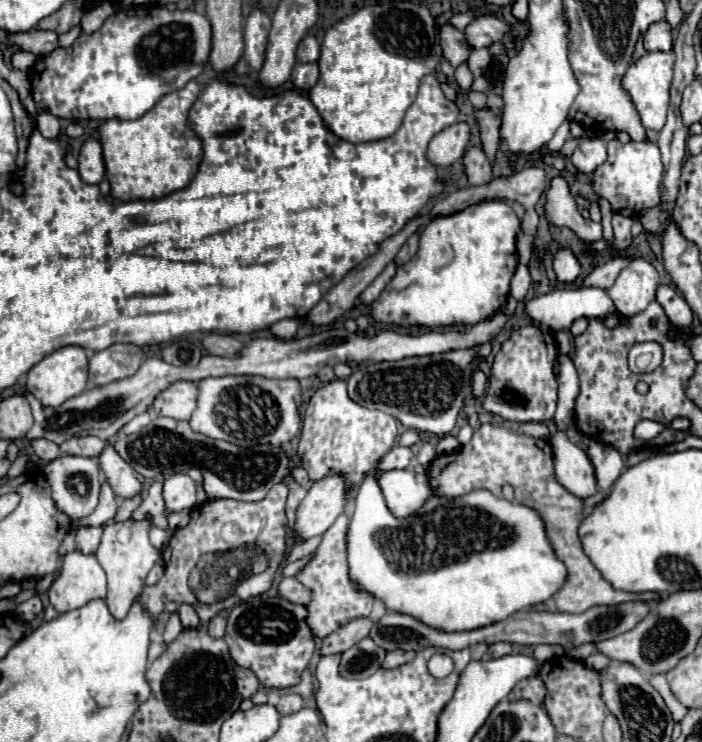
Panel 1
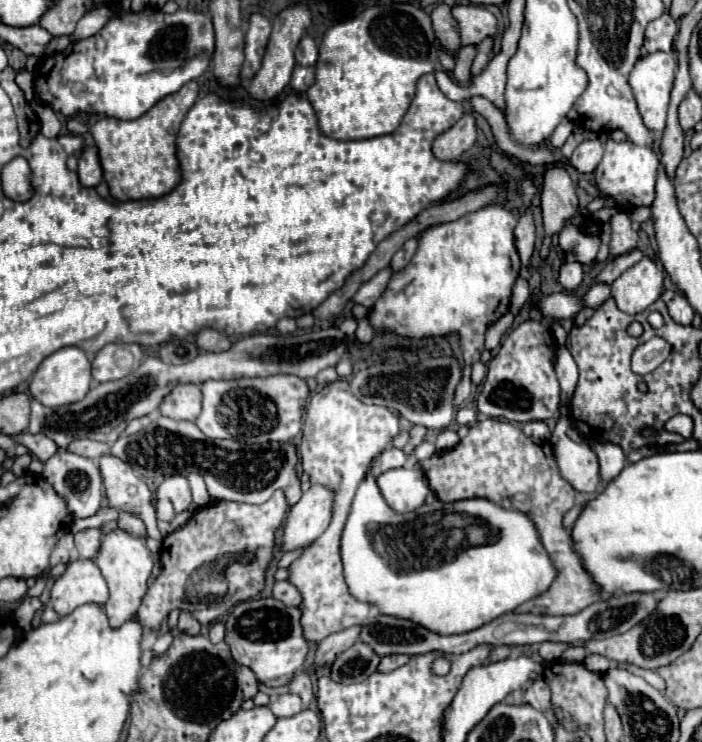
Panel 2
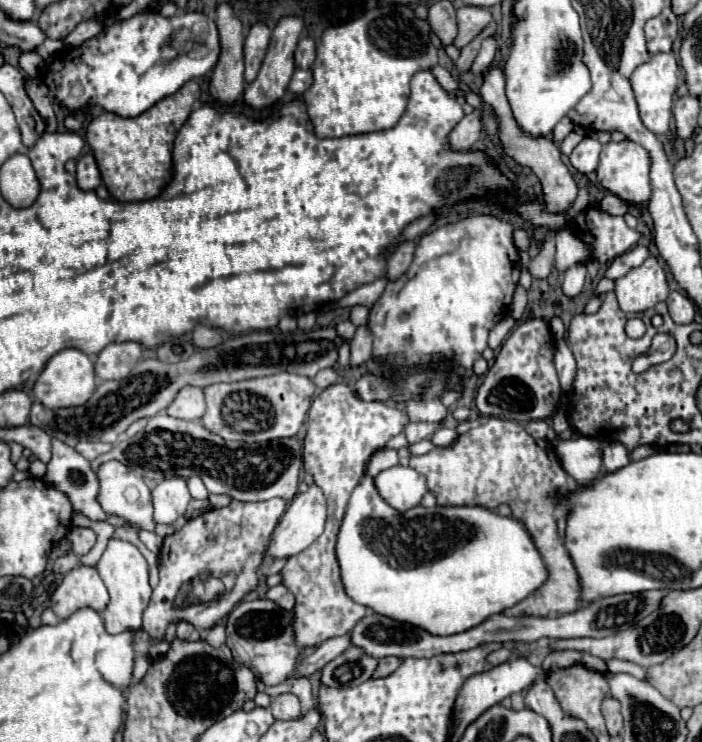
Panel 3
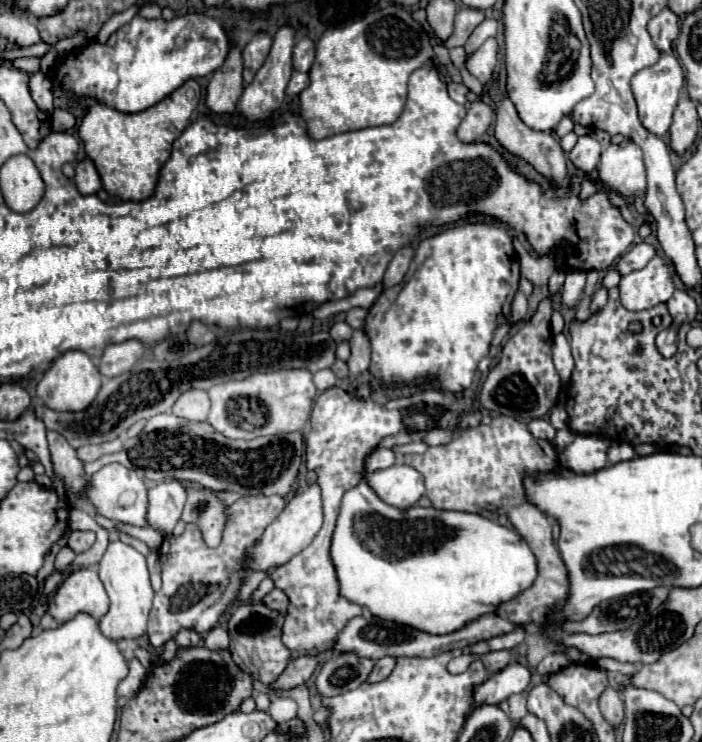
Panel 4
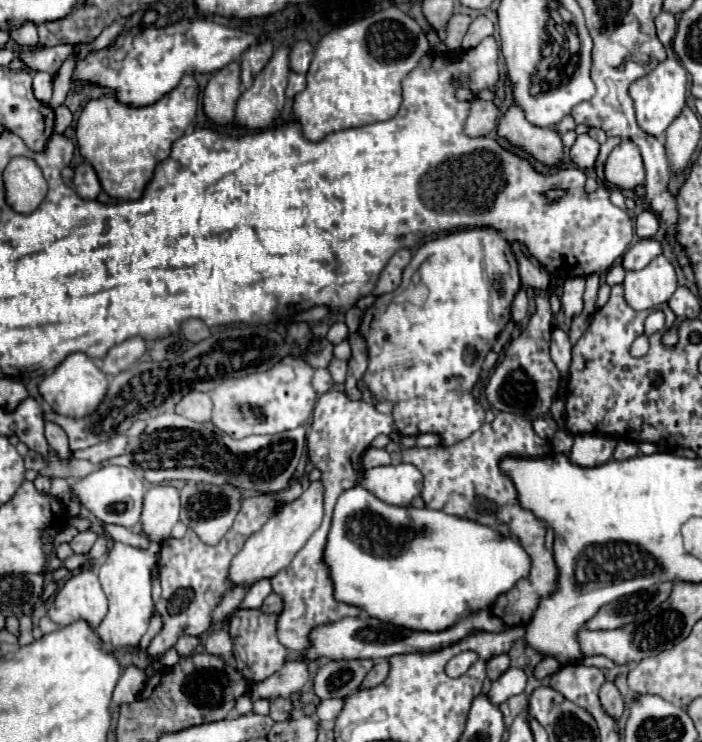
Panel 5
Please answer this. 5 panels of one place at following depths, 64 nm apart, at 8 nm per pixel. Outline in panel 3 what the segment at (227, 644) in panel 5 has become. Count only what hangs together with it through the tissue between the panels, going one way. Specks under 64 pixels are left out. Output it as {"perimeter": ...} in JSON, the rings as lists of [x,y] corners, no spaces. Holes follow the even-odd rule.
{"perimeter":[[[216,624],[208,636],[206,636],[206,642],[212,644],[212,646],[222,646],[226,642],[226,630],[224,630],[224,624]]]}

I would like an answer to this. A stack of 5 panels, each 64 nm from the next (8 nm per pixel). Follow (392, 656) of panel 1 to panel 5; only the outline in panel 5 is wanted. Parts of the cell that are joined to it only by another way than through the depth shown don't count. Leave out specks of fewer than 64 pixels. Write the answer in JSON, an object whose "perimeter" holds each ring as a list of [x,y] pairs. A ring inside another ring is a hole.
{"perimeter":[[[378,660],[378,662],[374,664],[374,668],[366,674],[366,678],[364,678],[364,682],[362,682],[362,688],[372,688],[372,686],[384,682],[386,676],[388,676],[388,672],[390,672],[388,660]]]}

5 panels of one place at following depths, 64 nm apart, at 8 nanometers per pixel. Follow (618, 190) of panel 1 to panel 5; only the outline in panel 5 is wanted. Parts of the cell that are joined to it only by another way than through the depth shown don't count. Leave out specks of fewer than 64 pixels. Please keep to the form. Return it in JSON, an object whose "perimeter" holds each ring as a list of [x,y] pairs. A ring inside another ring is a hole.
{"perimeter":[[[622,140],[606,158],[604,164],[606,182],[620,190],[634,190],[644,184],[644,164],[636,144]]]}

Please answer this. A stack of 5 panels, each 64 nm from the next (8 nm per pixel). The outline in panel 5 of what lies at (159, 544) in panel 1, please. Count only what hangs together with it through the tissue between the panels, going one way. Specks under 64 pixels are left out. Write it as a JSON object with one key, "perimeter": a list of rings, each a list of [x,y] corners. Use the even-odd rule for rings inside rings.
{"perimeter":[[[104,466],[92,474],[88,474],[84,480],[74,484],[74,494],[82,500],[82,504],[100,520],[100,522],[112,522],[126,528],[138,528],[140,526],[140,512],[144,502],[144,482],[124,466]]]}

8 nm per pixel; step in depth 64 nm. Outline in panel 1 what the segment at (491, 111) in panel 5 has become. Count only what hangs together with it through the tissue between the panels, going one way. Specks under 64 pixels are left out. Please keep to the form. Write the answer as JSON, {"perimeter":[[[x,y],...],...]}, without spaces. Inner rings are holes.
{"perimeter":[[[464,122],[452,124],[440,134],[436,134],[430,140],[428,152],[426,152],[430,164],[434,164],[440,170],[450,168],[466,152],[468,138],[470,138],[470,128]]]}

